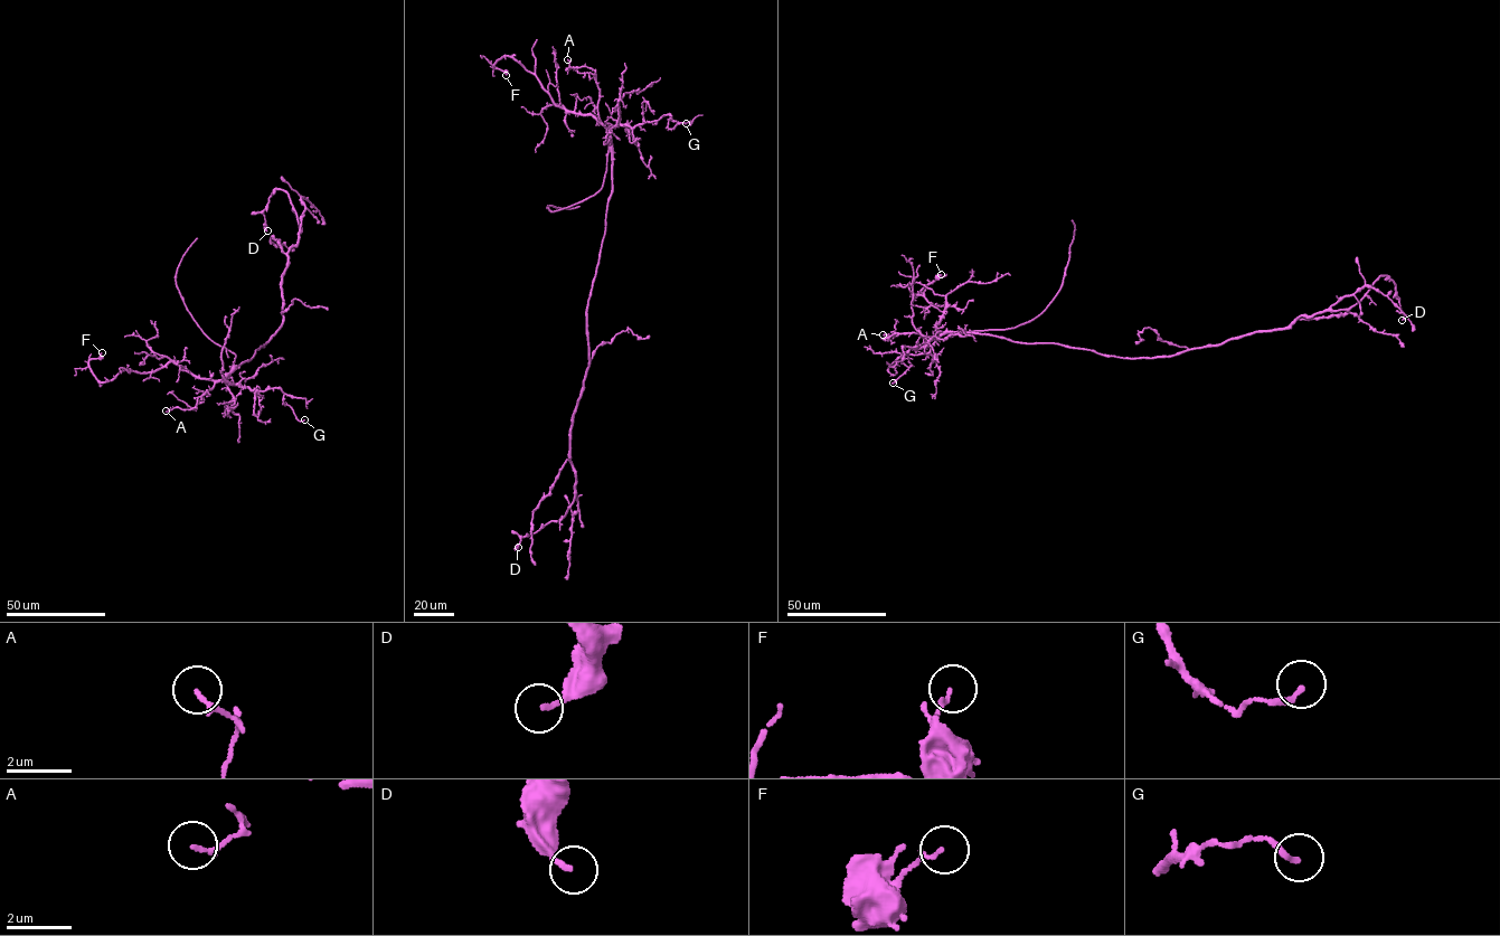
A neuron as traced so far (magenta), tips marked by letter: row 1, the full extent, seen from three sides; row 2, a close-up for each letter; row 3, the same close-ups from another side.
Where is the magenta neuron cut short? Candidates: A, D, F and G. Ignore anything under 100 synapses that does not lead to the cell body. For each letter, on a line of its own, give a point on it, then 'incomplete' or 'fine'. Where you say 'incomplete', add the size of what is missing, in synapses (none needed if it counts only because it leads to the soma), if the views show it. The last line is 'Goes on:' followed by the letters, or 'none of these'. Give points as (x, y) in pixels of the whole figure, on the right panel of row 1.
A: place (883, 334); fine
D: place (1402, 320); fine
F: place (941, 274); fine
G: place (893, 383); fine
Goes on: none of these

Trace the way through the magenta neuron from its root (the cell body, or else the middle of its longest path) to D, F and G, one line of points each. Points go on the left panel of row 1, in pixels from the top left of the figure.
D: (263, 346), (283, 322), (282, 276), (289, 248), (302, 230), (282, 190), (272, 192), (263, 211), (267, 230)
F: (263, 346), (214, 380), (169, 361), (156, 371), (122, 370), (97, 381), (88, 361), (102, 352)
G: (263, 346), (226, 376), (226, 383), (260, 391), (280, 388), (284, 404), (291, 407), (299, 421), (304, 419)

